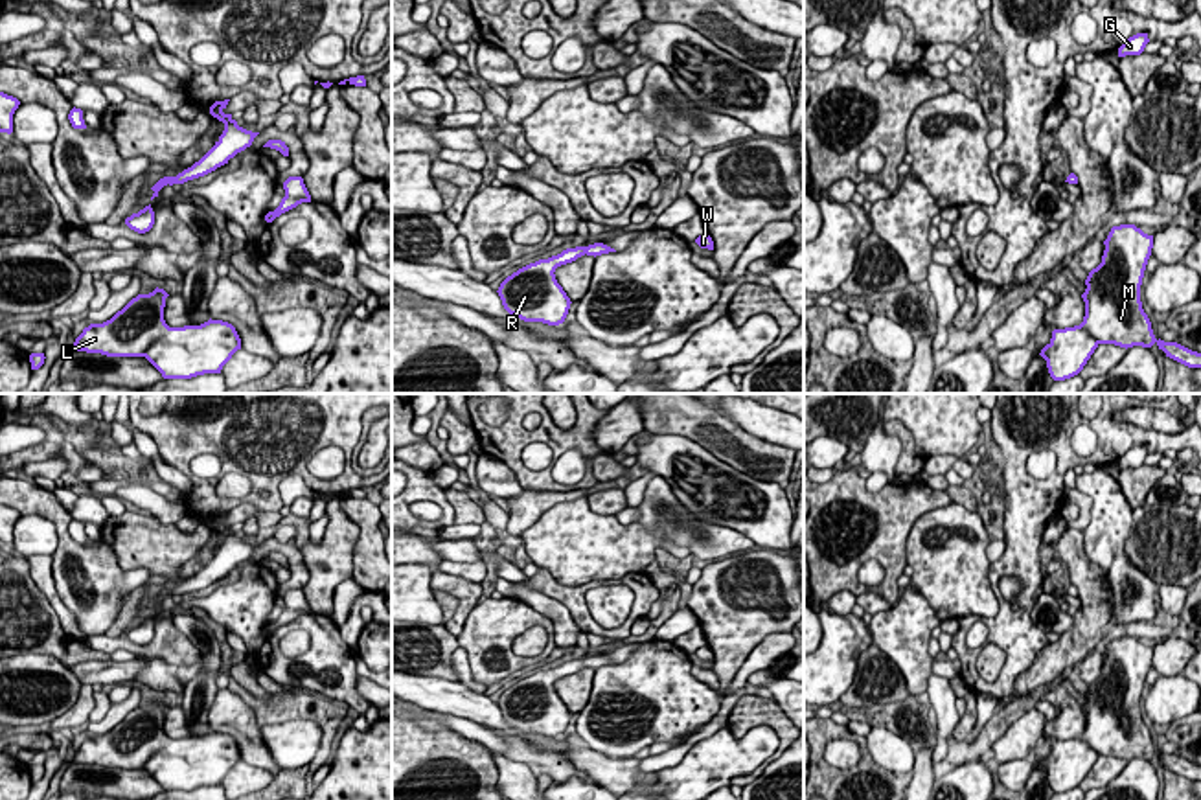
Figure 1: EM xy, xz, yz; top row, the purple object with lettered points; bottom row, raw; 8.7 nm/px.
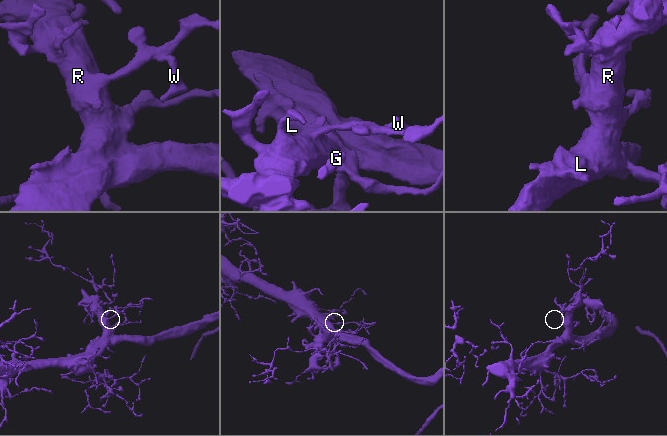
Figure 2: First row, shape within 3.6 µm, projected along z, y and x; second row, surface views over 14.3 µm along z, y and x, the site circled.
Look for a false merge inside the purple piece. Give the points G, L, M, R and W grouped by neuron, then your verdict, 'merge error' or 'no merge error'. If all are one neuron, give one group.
G L M R W; no merge error

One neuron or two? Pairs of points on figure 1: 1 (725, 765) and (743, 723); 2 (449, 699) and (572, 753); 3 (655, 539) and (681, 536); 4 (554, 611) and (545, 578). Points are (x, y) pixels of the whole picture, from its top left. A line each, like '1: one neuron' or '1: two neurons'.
1: two neurons
2: one neuron
3: two neurons
4: two neurons

